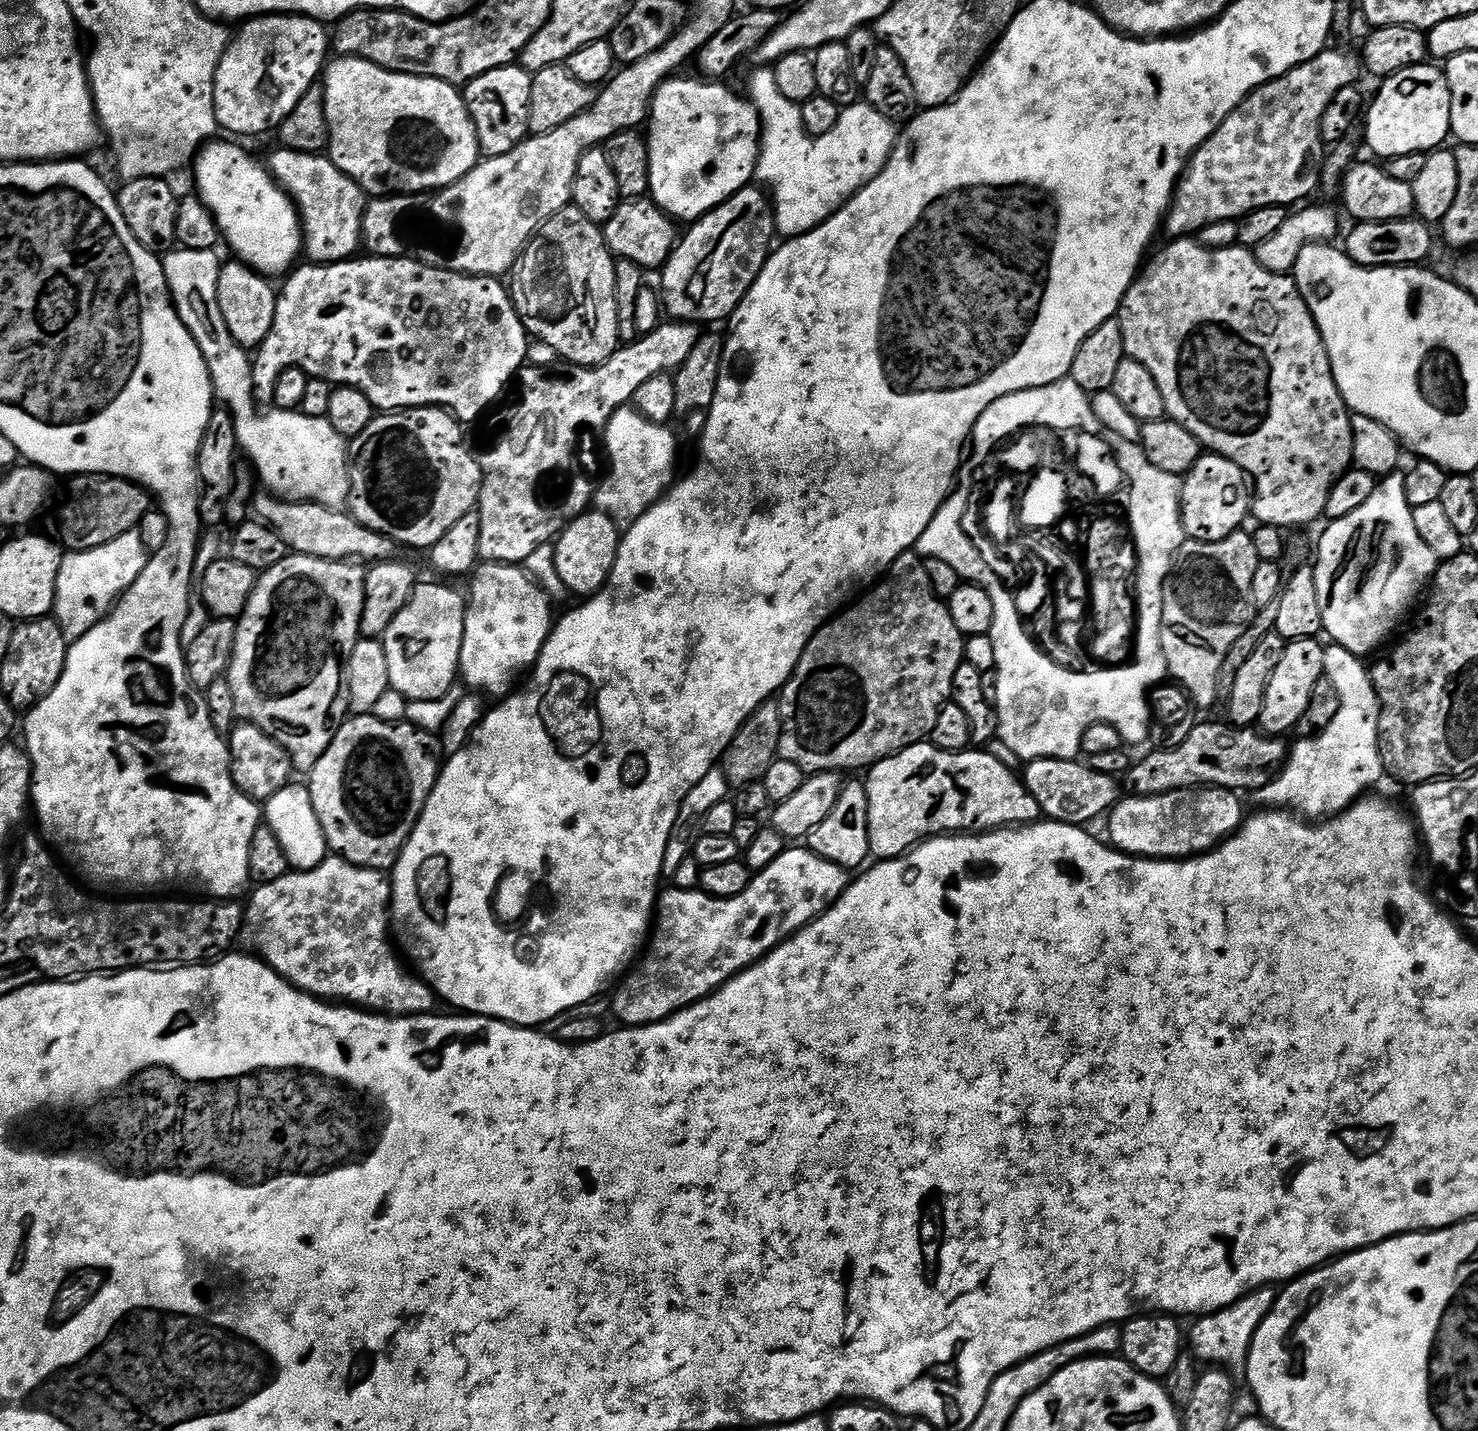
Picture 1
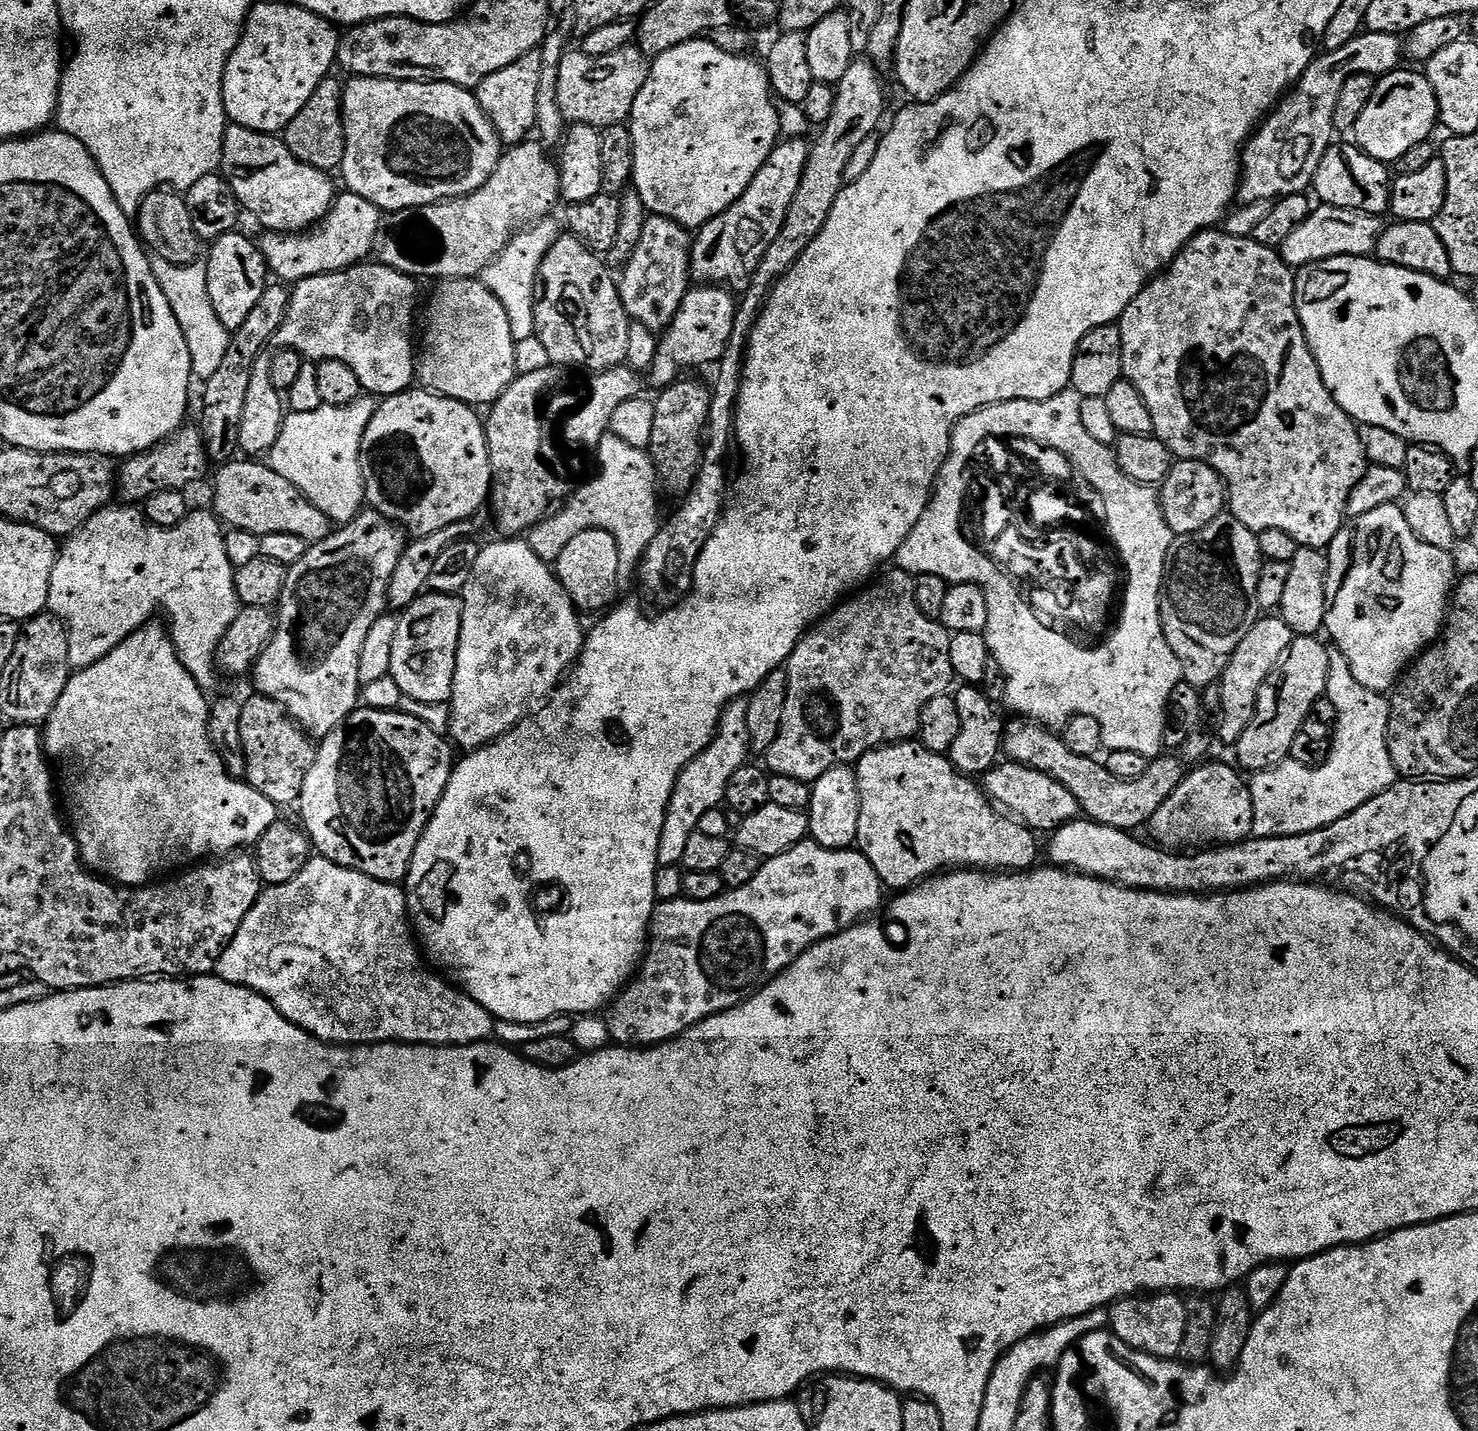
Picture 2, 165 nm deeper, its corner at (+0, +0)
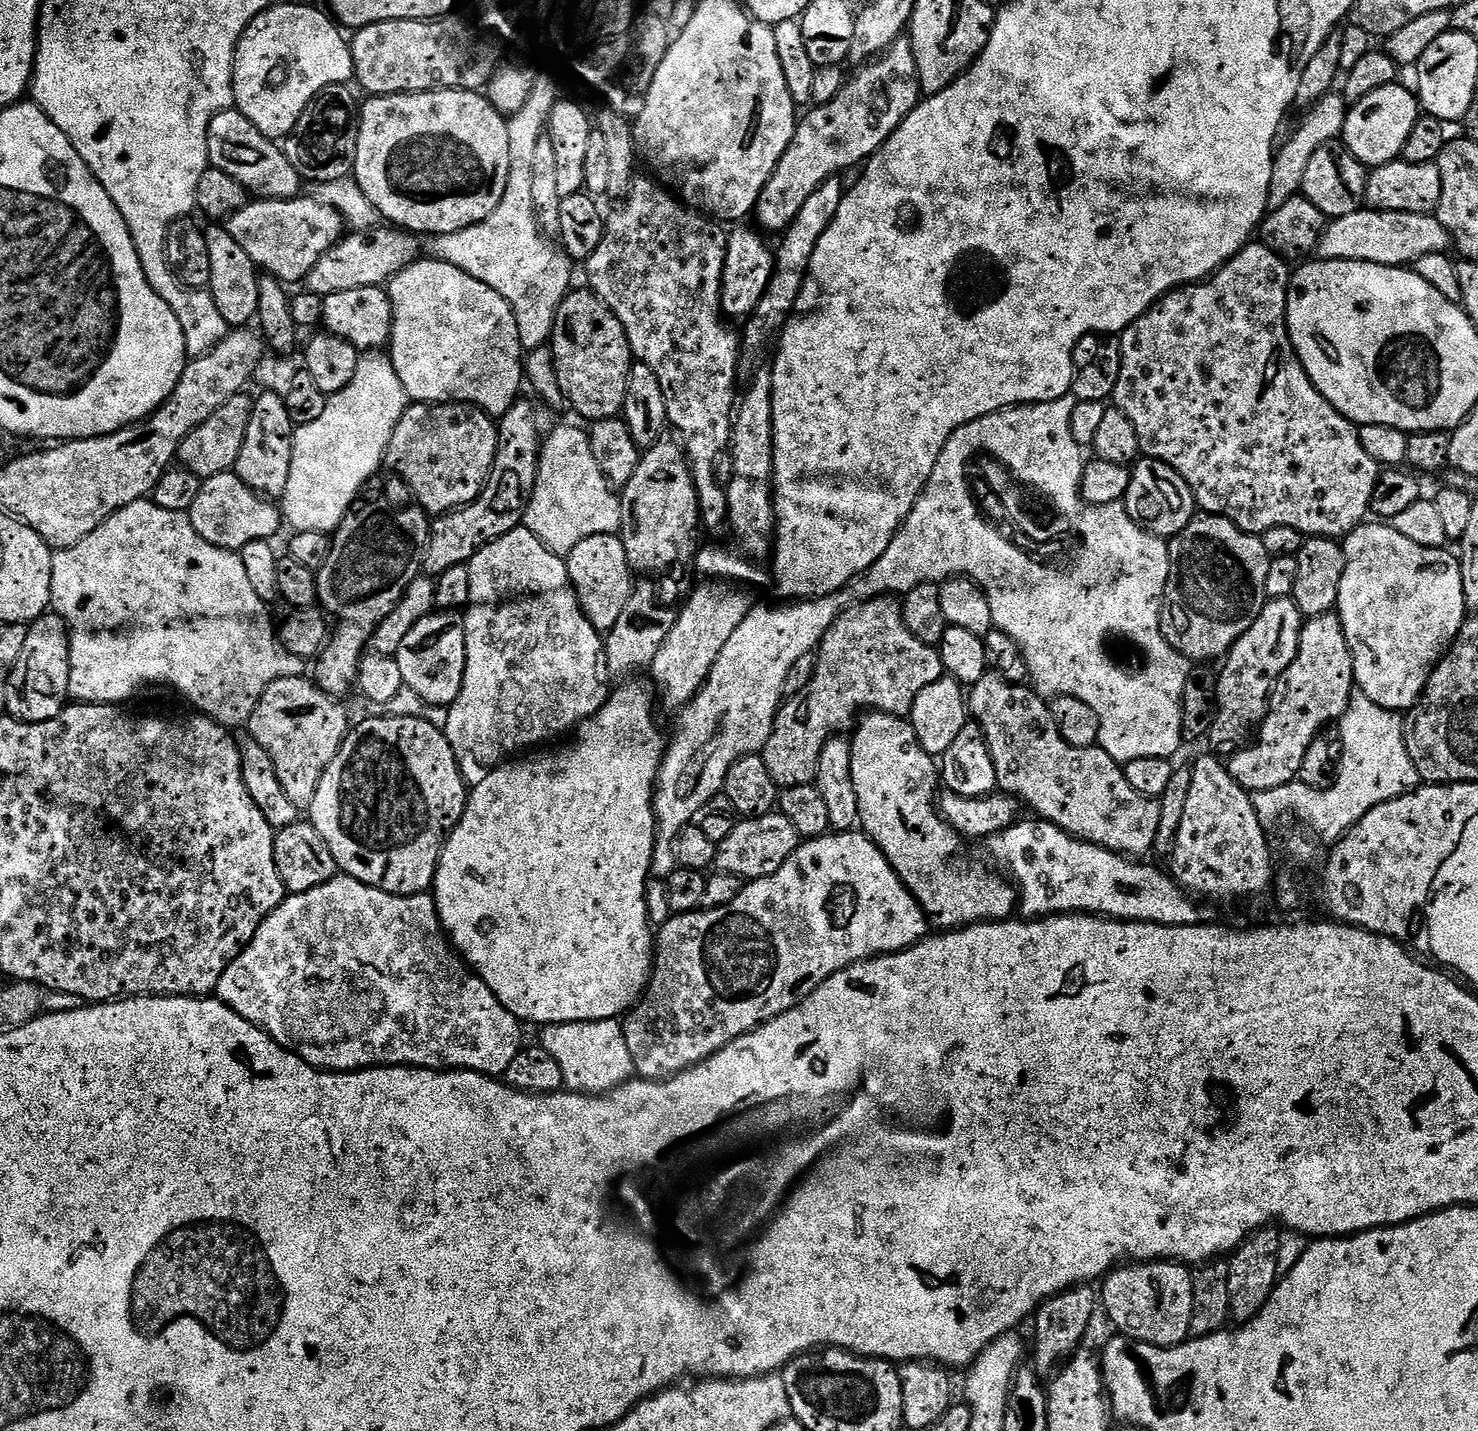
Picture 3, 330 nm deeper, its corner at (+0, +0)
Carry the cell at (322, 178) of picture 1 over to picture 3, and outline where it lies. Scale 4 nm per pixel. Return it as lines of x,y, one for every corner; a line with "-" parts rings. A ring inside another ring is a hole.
239,110
220,112
212,117
208,127
208,163
218,170
226,170
230,178
238,178
256,198
291,200
302,192
302,177
290,166
283,147
262,135

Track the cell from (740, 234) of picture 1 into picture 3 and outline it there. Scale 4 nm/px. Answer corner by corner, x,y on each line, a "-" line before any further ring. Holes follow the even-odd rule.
907,39
897,40
861,68
864,69
853,80
851,77
845,83
834,102
815,105
813,112
797,123
794,138
774,174
770,174
754,209
755,223
765,233
783,233
790,222
794,222
798,210
802,210
806,198
810,198
822,182
839,177
848,168
863,165
920,103
918,62

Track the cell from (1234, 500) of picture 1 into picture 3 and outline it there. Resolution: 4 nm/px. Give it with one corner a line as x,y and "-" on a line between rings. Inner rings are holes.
1141,458
1131,465
1130,486
1123,498
1124,509
1134,518
1134,522
1152,532
1155,536
1171,538
1177,536
1192,517
1197,515
1196,499
1190,486
1166,462

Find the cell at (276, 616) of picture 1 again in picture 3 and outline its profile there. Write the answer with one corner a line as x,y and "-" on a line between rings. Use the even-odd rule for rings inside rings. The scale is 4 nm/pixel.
364,500
352,505
331,537
330,554
322,562
316,573
316,599
319,607
334,621
334,631
328,637
328,645
322,649
316,664
315,683
331,696
344,698
348,691
353,691
356,675
360,672
360,661
366,655
372,635
376,632
386,614
402,598
406,586
414,582
422,572
424,551
428,545
430,516
423,508
395,508
384,500

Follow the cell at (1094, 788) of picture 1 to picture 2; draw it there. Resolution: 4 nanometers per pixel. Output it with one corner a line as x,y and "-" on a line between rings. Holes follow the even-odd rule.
997,763
996,767
984,773
982,787
988,793
989,800
1007,810
1017,821
1027,824
1037,834
1051,834
1081,815
1078,798
1062,782
1025,764

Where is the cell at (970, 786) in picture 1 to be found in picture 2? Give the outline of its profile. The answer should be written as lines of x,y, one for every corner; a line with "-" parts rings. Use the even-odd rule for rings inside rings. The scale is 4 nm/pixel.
901,742
886,744
883,748
870,750
855,765
858,778
858,794
860,795
860,813
858,814
858,838
855,847
874,866
878,878
888,890
907,890
915,888
922,880
927,880
945,870
999,870
1001,873
1022,872
1031,869
1037,863
1036,855
1041,855
1042,848
1036,845
1037,833
1027,824
1017,822
1011,815
1005,814
993,801
988,799
988,793
973,777
959,772
947,755
932,752
919,742

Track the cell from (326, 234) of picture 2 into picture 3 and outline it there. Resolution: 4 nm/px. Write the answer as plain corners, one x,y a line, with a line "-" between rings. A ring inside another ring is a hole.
307,194
291,200
253,199
226,221
230,238
250,254
257,269
285,286
293,286
299,280
301,283
314,262
343,237
345,226
343,216
333,203
326,204

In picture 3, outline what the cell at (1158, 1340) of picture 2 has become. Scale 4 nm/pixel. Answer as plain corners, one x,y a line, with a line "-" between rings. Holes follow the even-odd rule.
1145,1260
1128,1262
1117,1266
1103,1277
1102,1312
1112,1319
1115,1331
1122,1336
1129,1336
1138,1344
1153,1344
1159,1348
1173,1348
1175,1344
1183,1344
1189,1339
1192,1327
1190,1314
1194,1310
1194,1286
1192,1272
1183,1263
1175,1260

